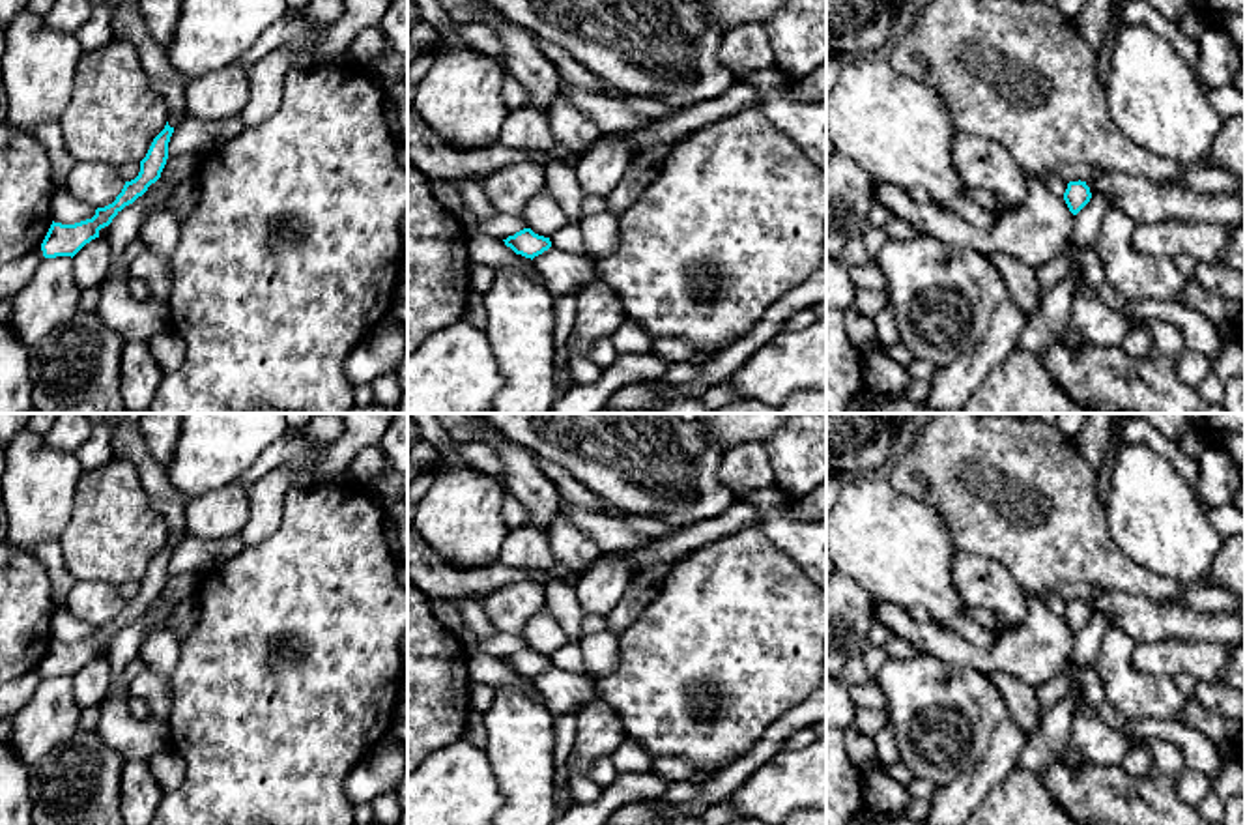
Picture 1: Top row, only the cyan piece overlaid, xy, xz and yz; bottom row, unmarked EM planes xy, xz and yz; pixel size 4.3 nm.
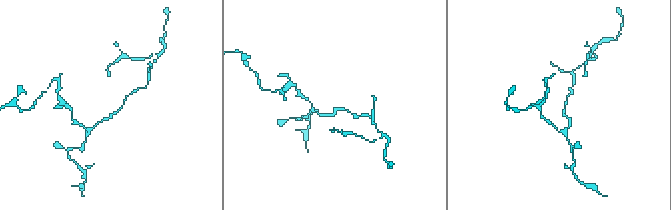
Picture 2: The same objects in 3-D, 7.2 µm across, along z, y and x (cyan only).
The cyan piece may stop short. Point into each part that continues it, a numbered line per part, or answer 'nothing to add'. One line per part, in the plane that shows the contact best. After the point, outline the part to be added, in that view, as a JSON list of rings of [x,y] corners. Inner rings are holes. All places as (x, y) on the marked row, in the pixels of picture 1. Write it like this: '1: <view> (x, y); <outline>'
nothing to add

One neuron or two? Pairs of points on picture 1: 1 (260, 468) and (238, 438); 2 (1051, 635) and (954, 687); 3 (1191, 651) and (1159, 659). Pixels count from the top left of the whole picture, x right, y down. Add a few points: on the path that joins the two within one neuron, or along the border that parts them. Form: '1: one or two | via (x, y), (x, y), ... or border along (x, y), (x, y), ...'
1: two | border along (285, 433), (236, 481)
2: two | border along (939, 659), (950, 665), (973, 666), (989, 678)
3: one | via (1184, 655), (1167, 657)

